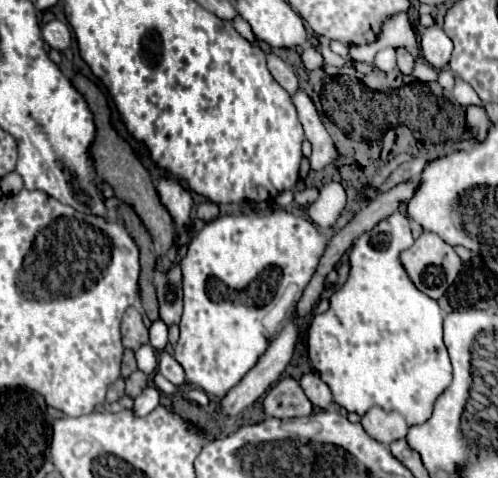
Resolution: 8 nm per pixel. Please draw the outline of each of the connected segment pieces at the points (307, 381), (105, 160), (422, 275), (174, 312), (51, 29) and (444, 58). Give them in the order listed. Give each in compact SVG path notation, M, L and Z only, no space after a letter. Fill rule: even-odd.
M304 373L300 379L300 385L306 393L306 397L314 403L314 407L320 409L328 409L332 405L332 393L328 389L328 385L316 375L316 373Z
M76 75L74 79L74 85L76 89L84 95L84 99L88 101L92 113L94 113L94 121L96 121L96 141L94 141L94 147L92 147L92 157L96 161L96 171L98 175L110 183L116 191L116 197L130 203L134 207L134 211L138 213L138 217L142 219L142 223L146 225L146 229L150 231L152 239L156 243L162 245L162 251L168 253L172 247L174 247L174 241L176 241L176 227L174 227L174 221L172 221L172 215L168 213L168 209L164 209L164 205L160 203L160 197L156 193L156 187L150 179L150 173L146 171L146 167L142 165L142 161L138 159L138 155L134 153L134 149L130 147L128 141L124 141L118 131L112 127L110 123L110 117L112 117L112 111L110 111L110 105L108 105L108 99L106 95L98 89L98 85L90 79L86 79L84 75Z
M422 231L422 235L416 239L416 243L410 249L402 251L400 261L402 261L408 277L416 285L416 289L420 289L422 293L426 293L432 299L440 299L446 293L446 289L454 283L456 275L462 269L462 261L454 253L452 245L448 245L440 235L430 233L430 231Z
M180 265L170 267L168 271L156 271L154 285L158 289L160 319L166 325L178 323L182 315L182 273Z
M50 21L42 27L42 37L44 41L52 47L52 49L58 49L58 51L64 51L70 47L70 41L72 41L72 35L70 35L70 29L66 23L62 21Z
M432 25L428 27L420 37L420 51L426 63L430 63L436 69L444 69L452 55L452 39L442 31L442 27Z

